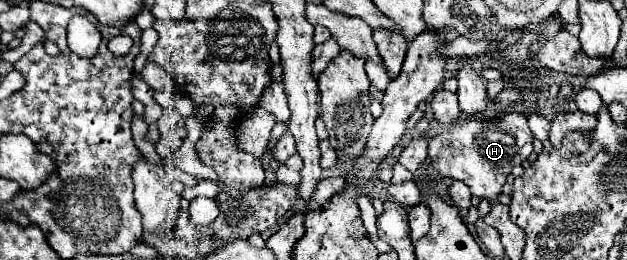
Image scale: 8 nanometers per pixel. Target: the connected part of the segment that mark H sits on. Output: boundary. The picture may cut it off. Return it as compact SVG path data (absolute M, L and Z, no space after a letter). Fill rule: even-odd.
M501 113L497 117L467 117L443 135L435 135L429 139L429 157L437 175L453 177L463 181L471 193L479 199L487 199L491 203L499 201L501 189L507 183L507 177L513 165L527 161L533 151L533 133L527 125L525 113ZM489 127L499 127L507 131L491 131Z

